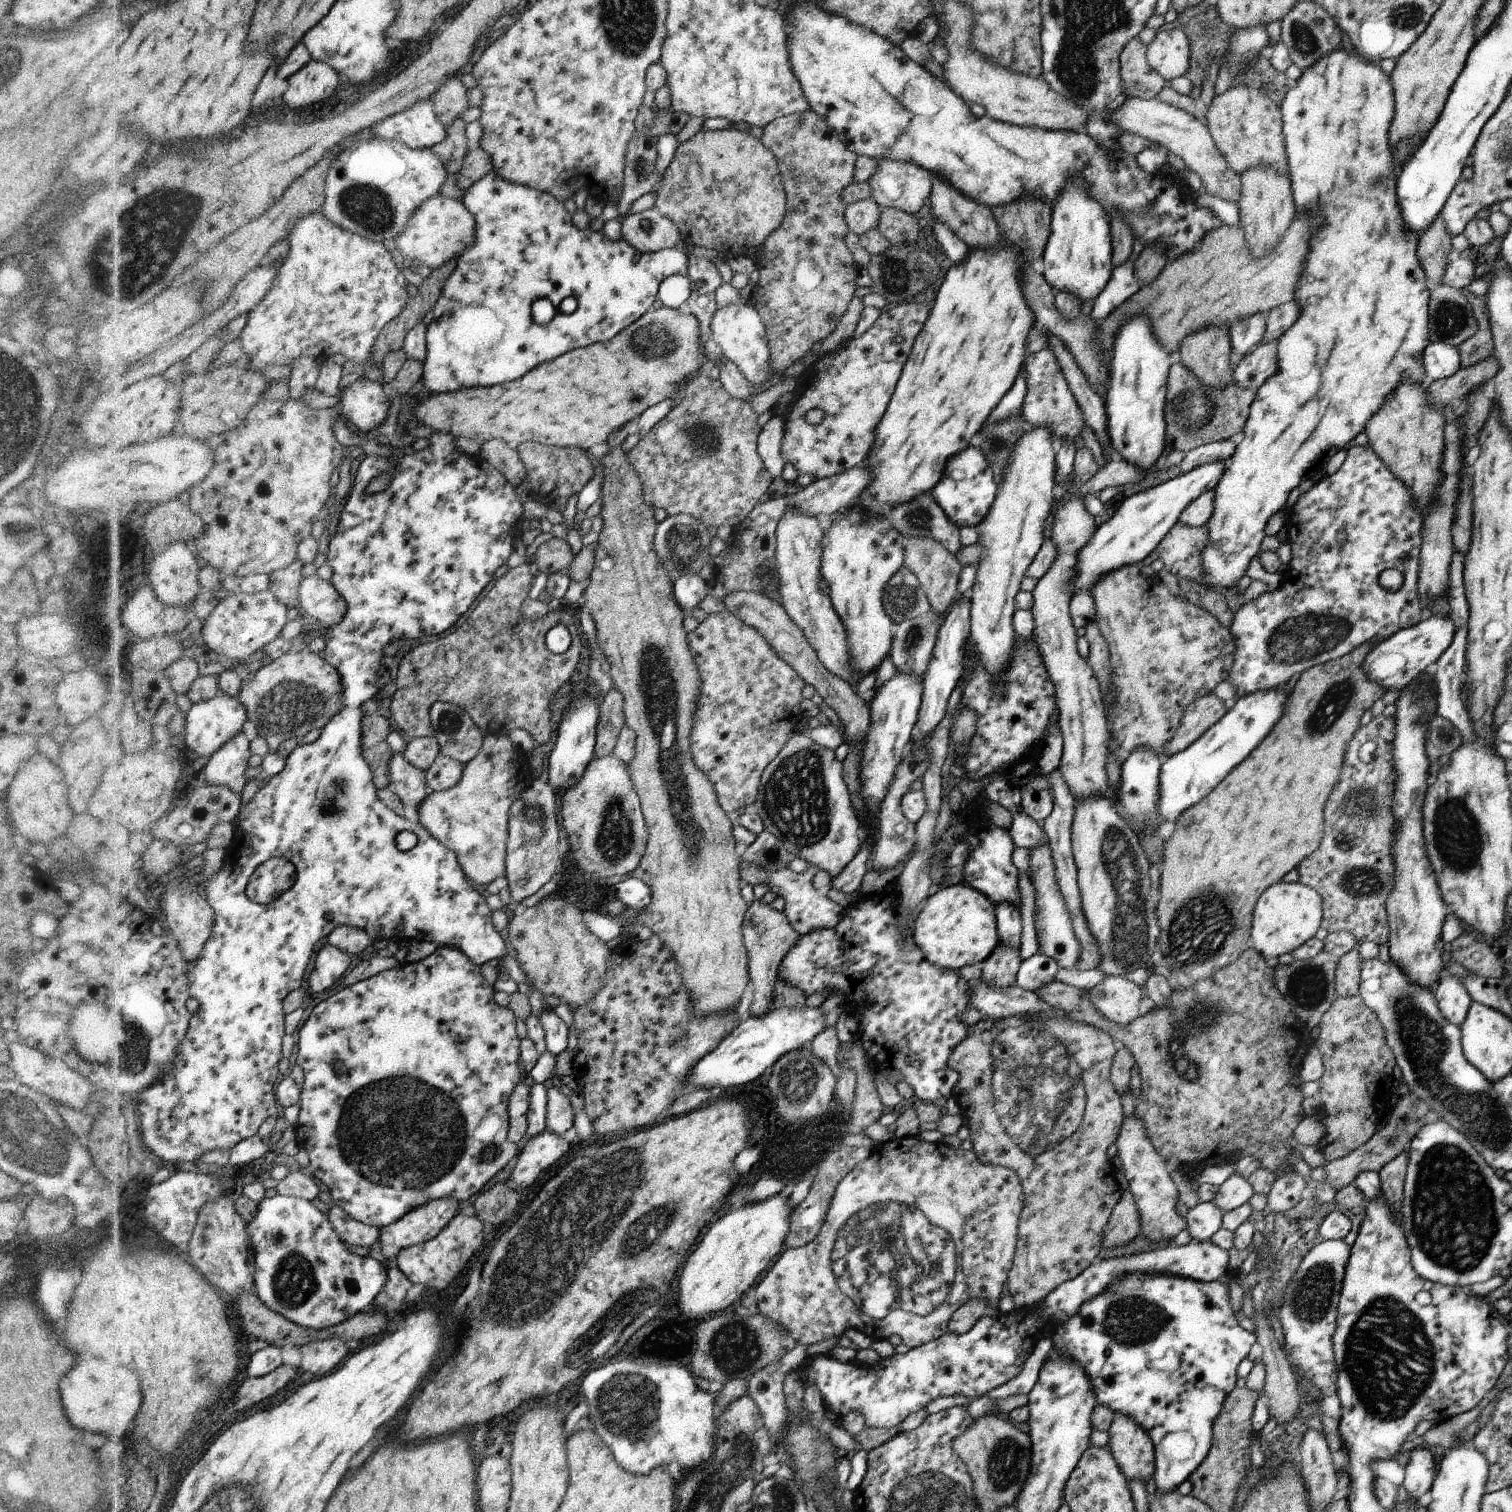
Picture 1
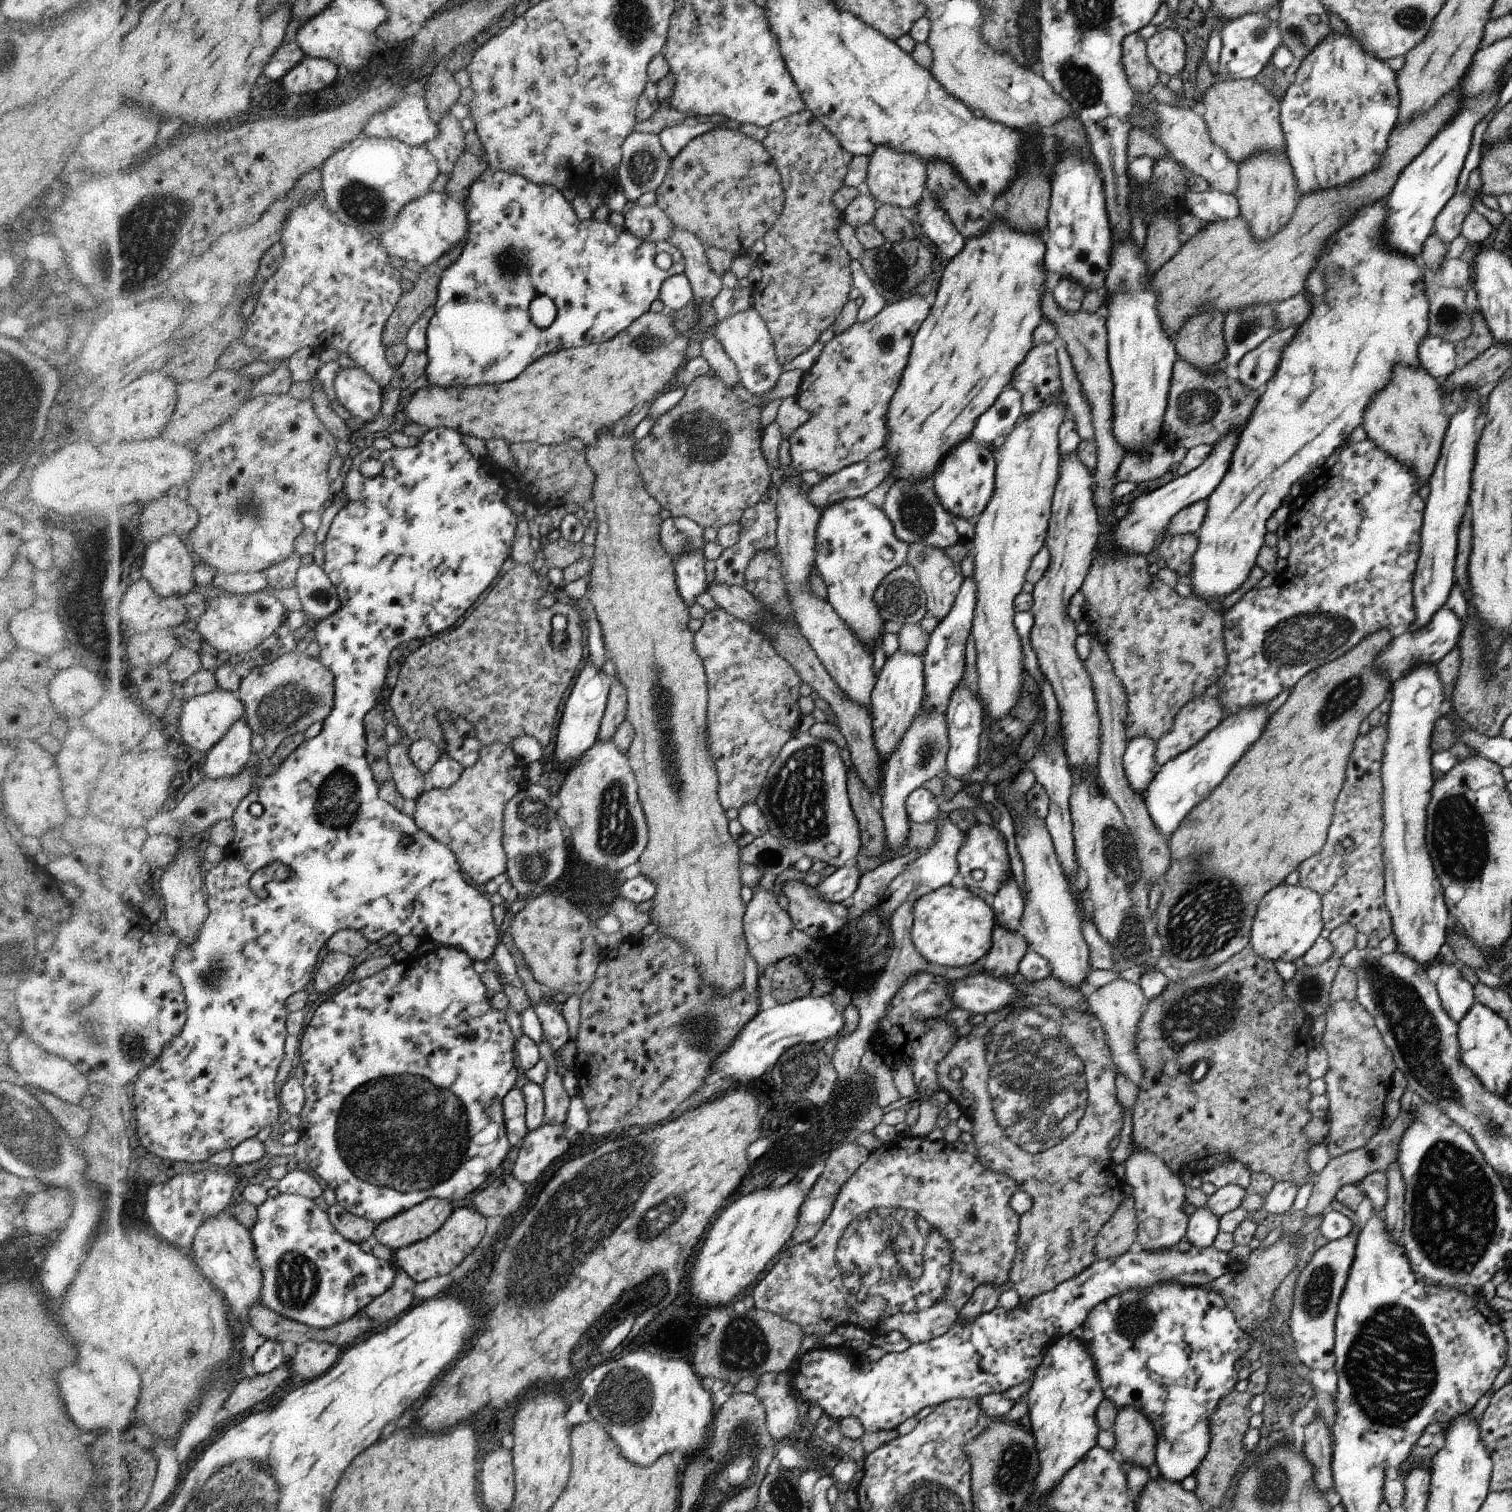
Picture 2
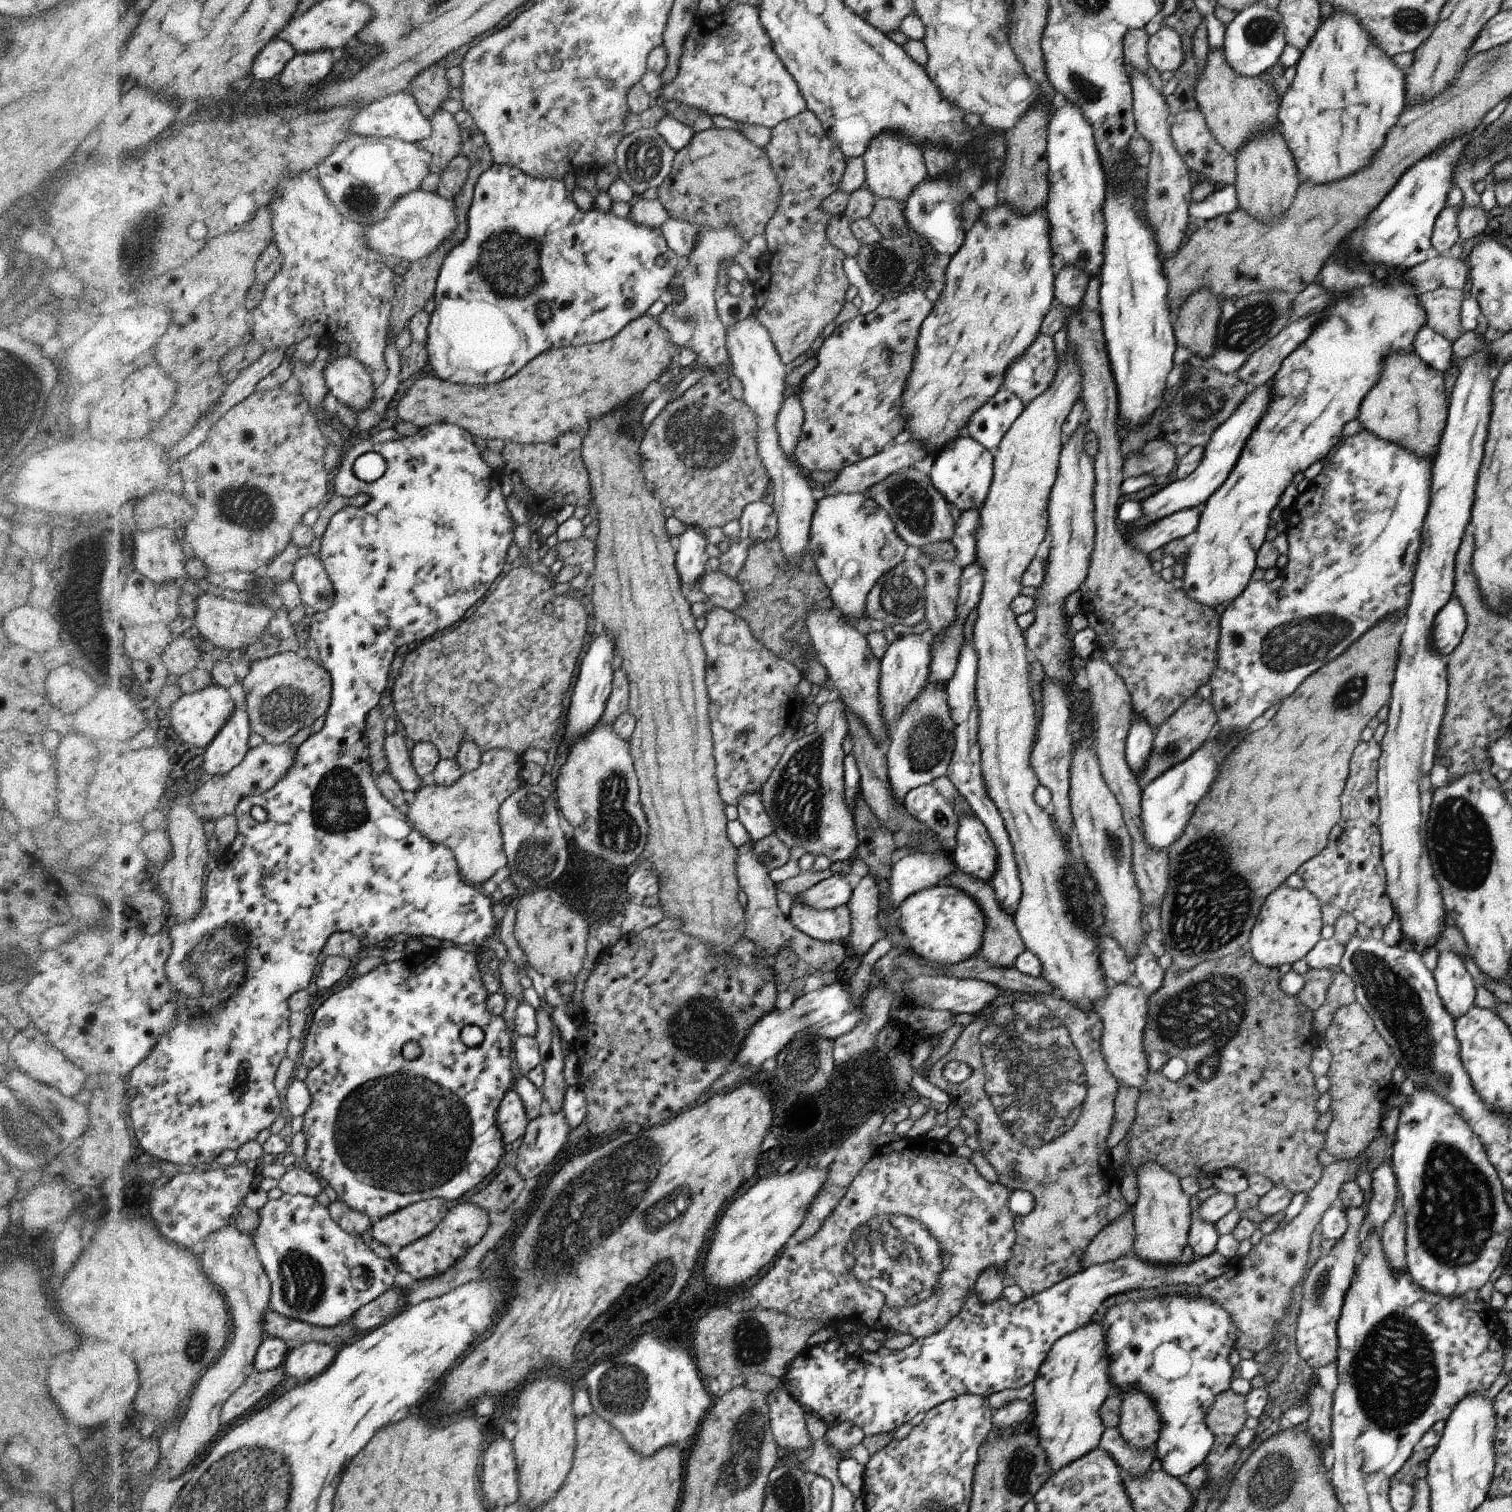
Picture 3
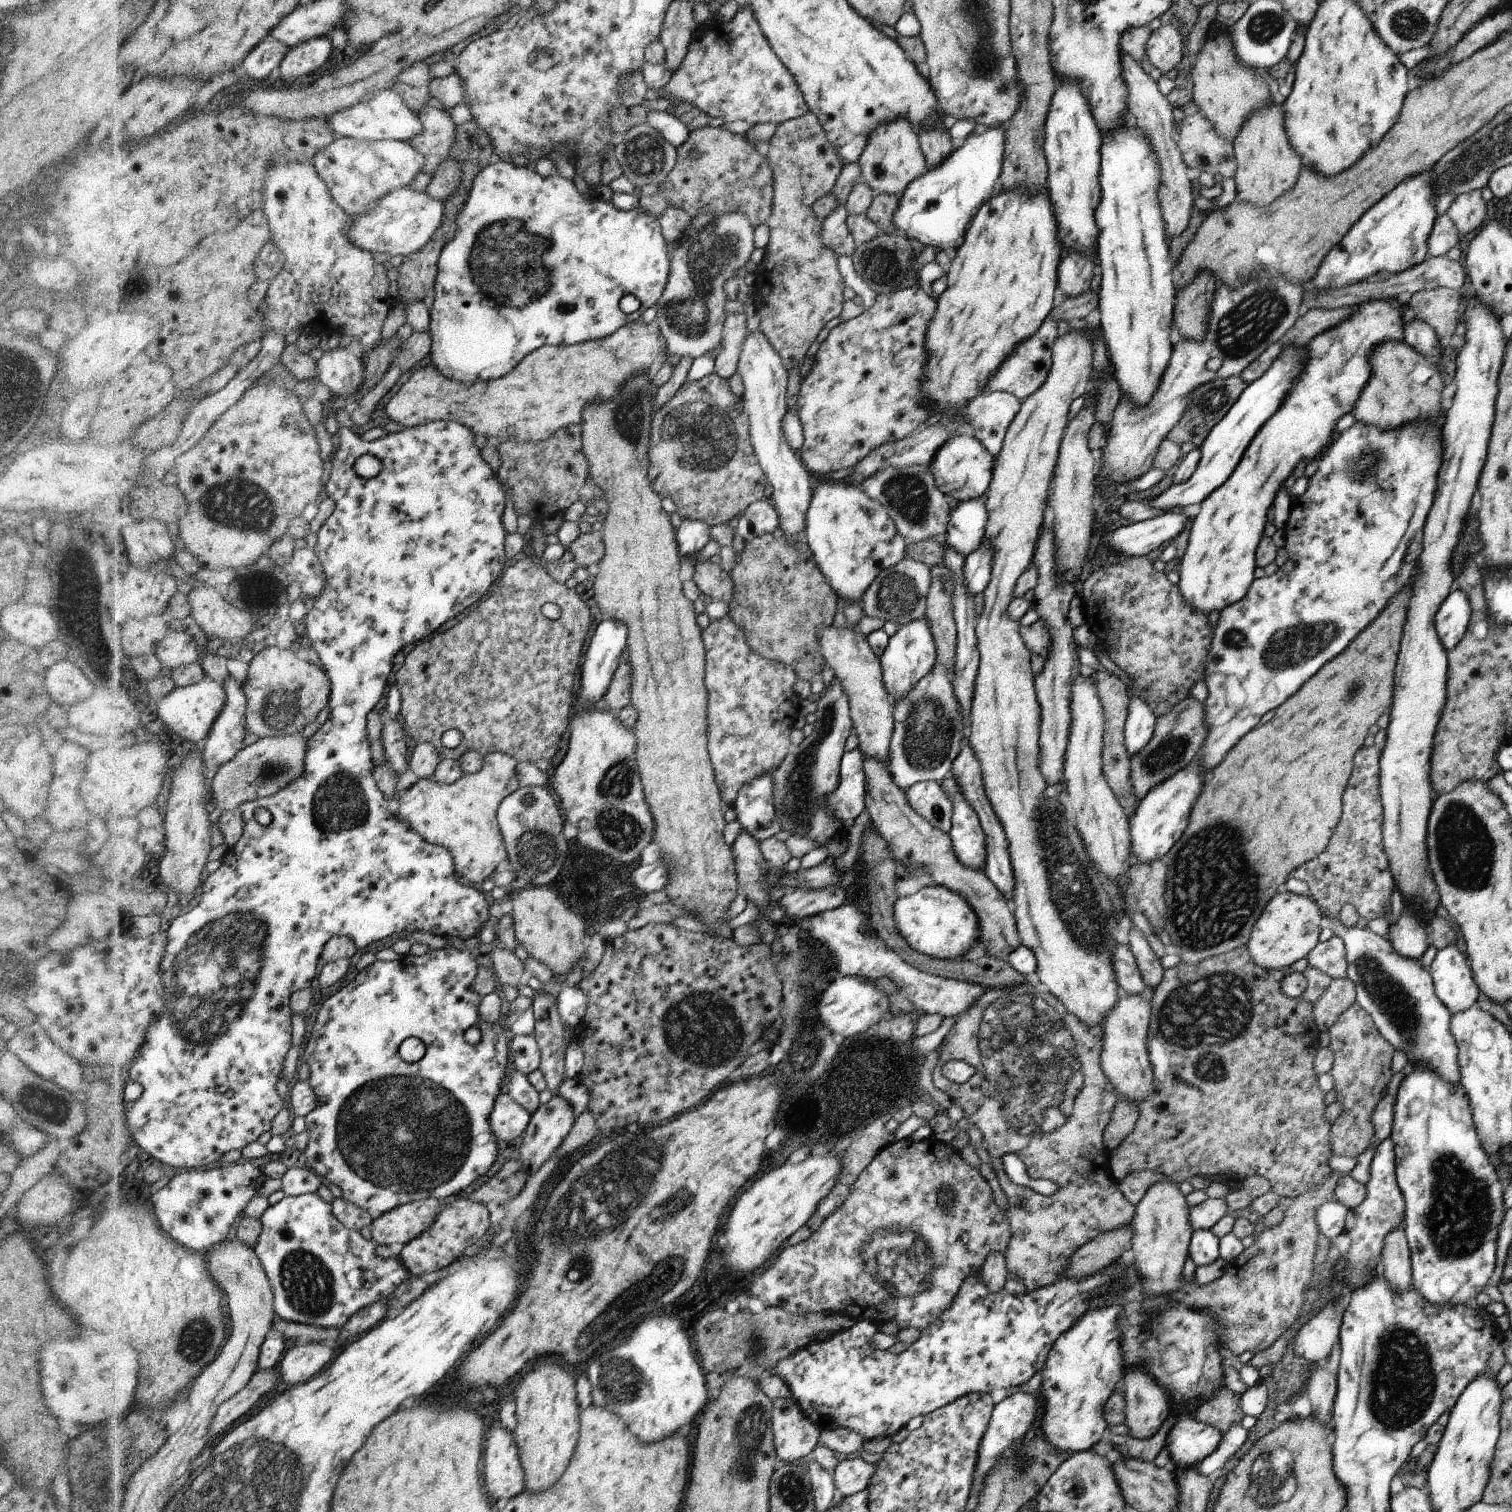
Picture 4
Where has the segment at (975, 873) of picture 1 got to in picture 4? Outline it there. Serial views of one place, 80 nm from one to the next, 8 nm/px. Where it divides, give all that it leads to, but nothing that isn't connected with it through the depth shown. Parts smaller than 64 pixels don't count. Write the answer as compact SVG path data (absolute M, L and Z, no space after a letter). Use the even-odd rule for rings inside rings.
M950 774L939 782L952 804L952 827L949 838L956 859L964 866L984 871L988 859L986 836L980 818L973 805L966 800L962 786L956 777Z

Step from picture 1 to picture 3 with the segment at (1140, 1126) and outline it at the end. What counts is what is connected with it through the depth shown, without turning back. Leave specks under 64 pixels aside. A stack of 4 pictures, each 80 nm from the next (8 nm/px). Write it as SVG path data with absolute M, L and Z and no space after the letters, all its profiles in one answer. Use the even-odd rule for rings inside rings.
M1148 1161L1138 1165L1135 1168L1138 1198L1133 1207L1133 1223L1135 1226L1135 1239L1133 1242L1133 1250L1139 1257L1146 1259L1149 1263L1155 1265L1175 1265L1177 1258L1188 1244L1190 1218L1190 1204L1188 1204L1188 1194L1182 1190L1180 1180L1176 1178L1168 1169L1165 1169L1160 1163Z

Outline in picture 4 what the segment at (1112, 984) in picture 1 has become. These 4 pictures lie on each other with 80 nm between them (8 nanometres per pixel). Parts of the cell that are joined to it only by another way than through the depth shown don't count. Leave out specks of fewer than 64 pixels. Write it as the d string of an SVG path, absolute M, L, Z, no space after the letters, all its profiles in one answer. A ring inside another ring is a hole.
M1144 995L1118 996L1118 1004L1103 1024L1104 1044L1101 1052L1101 1067L1122 1097L1134 1102L1134 1098L1146 1098L1155 1084L1153 1065L1149 1060L1148 1040L1152 1016L1152 1004Z

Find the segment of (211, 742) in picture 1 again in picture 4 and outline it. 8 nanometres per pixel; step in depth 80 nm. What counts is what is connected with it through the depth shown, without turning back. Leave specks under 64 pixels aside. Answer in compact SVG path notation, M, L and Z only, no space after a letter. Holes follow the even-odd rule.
M205 677L198 684L186 687L176 687L168 696L164 696L158 702L157 715L182 739L193 743L202 742L208 739L210 732L213 732L214 724L218 723L218 716L222 716L226 708L226 685L211 677Z

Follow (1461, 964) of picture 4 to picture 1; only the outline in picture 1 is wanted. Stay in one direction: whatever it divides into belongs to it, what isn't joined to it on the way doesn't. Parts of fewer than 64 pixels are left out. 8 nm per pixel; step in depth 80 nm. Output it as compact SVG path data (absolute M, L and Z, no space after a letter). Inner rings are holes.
M1446 971L1436 984L1433 995L1442 1016L1448 1022L1460 1027L1466 1016L1468 1016L1469 1008L1473 1003L1467 988L1464 988L1464 985L1457 977Z

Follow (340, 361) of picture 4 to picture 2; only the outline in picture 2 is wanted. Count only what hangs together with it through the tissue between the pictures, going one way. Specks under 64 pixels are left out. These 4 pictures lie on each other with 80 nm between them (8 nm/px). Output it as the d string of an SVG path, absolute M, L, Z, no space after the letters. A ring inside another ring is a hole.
M360 366L343 369L337 376L336 386L338 400L352 416L365 423L380 414L383 390Z

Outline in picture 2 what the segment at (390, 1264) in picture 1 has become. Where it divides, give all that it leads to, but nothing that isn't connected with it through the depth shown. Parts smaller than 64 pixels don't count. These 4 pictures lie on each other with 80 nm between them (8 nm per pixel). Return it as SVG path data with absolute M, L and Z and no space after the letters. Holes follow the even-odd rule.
M398 1269L393 1286L373 1300L362 1314L373 1320L376 1329L387 1325L412 1304L415 1283L415 1280L412 1280L402 1269Z

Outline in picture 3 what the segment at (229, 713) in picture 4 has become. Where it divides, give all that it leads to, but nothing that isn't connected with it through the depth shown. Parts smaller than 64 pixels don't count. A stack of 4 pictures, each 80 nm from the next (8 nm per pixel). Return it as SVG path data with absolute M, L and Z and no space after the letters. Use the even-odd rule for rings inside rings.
M237 708L232 719L204 755L205 776L228 775L245 762L254 732L249 709Z

